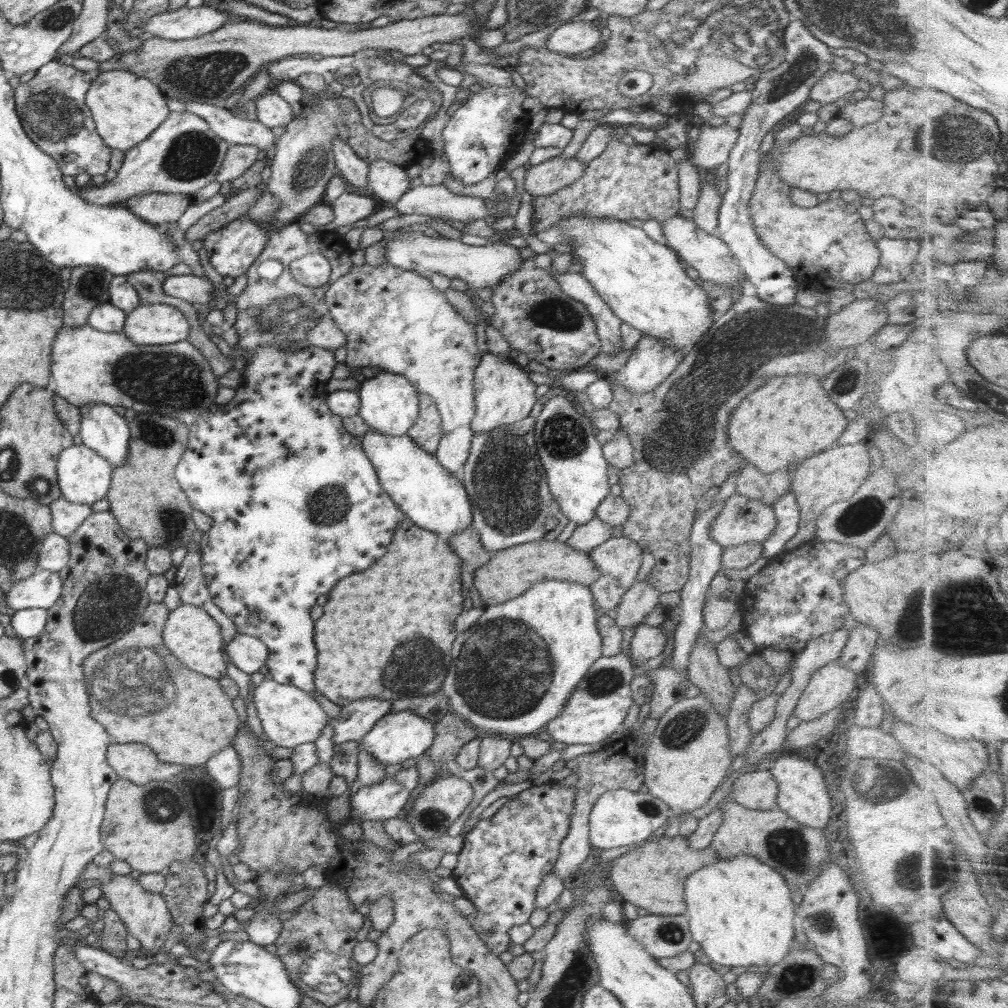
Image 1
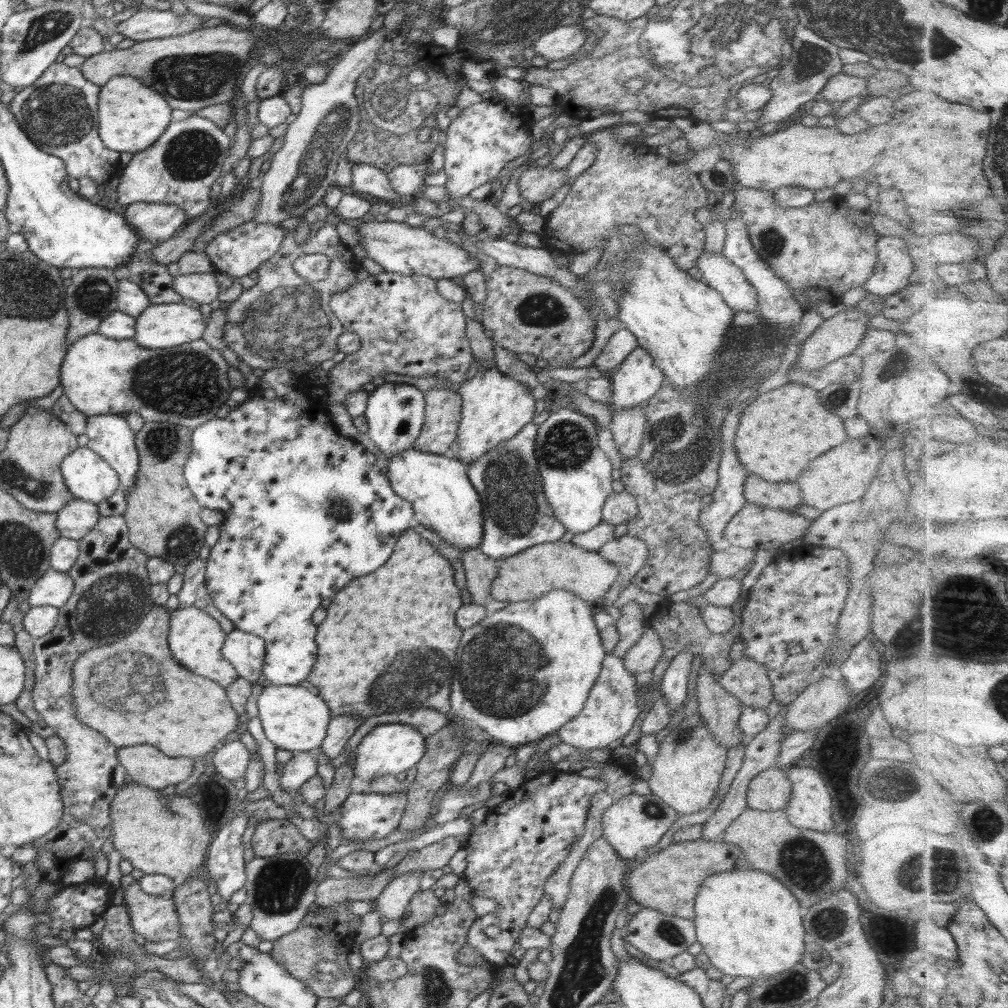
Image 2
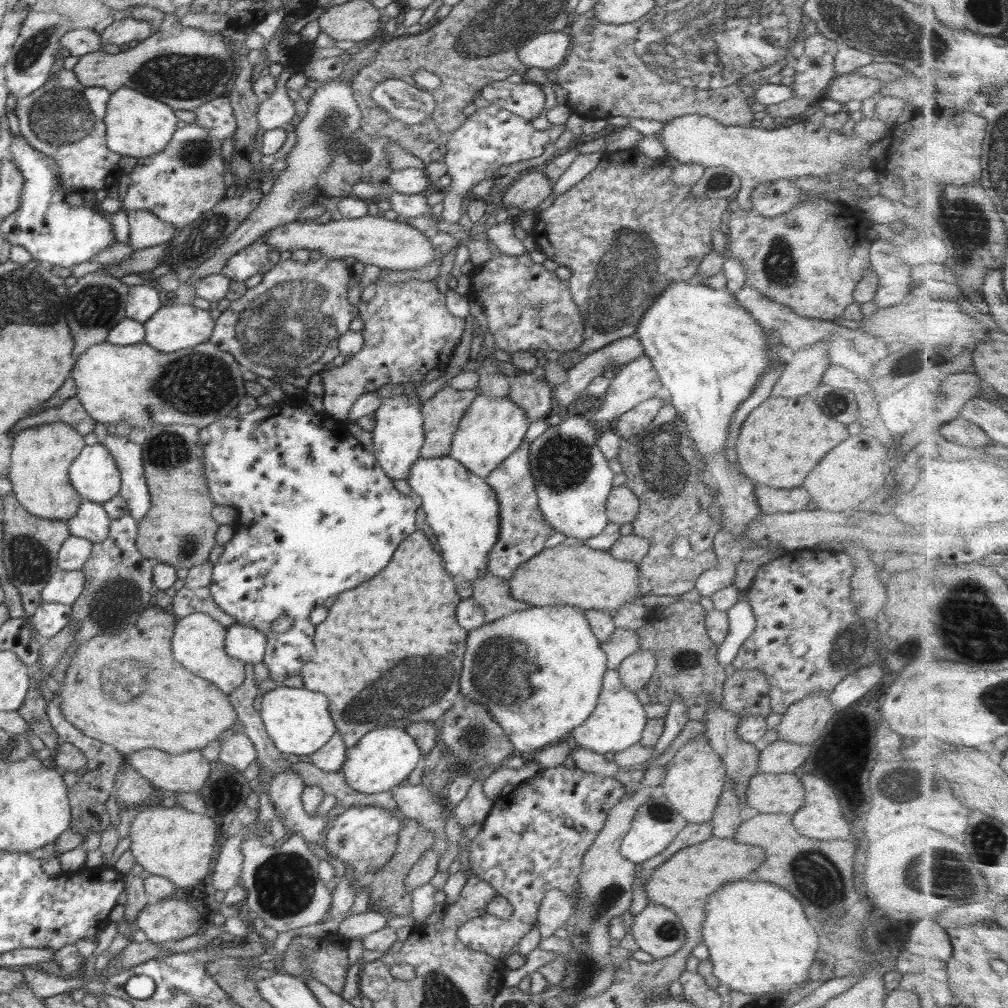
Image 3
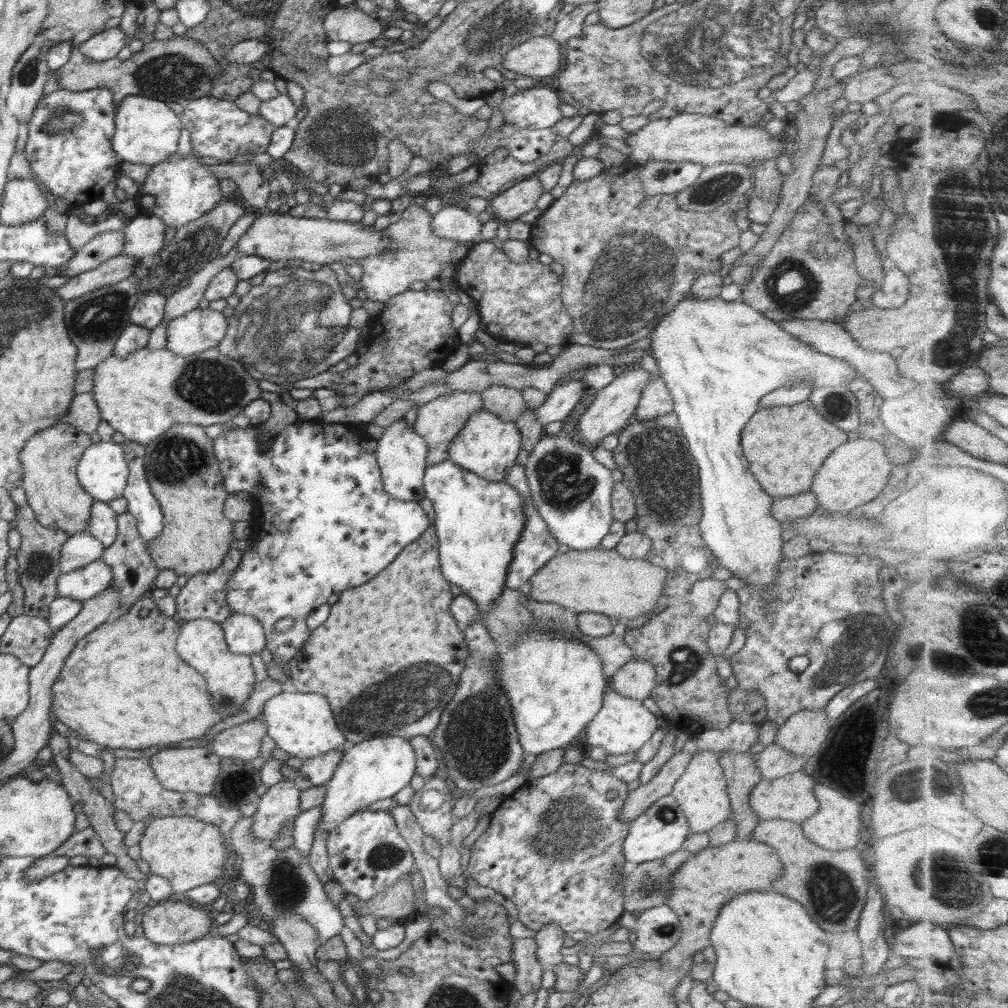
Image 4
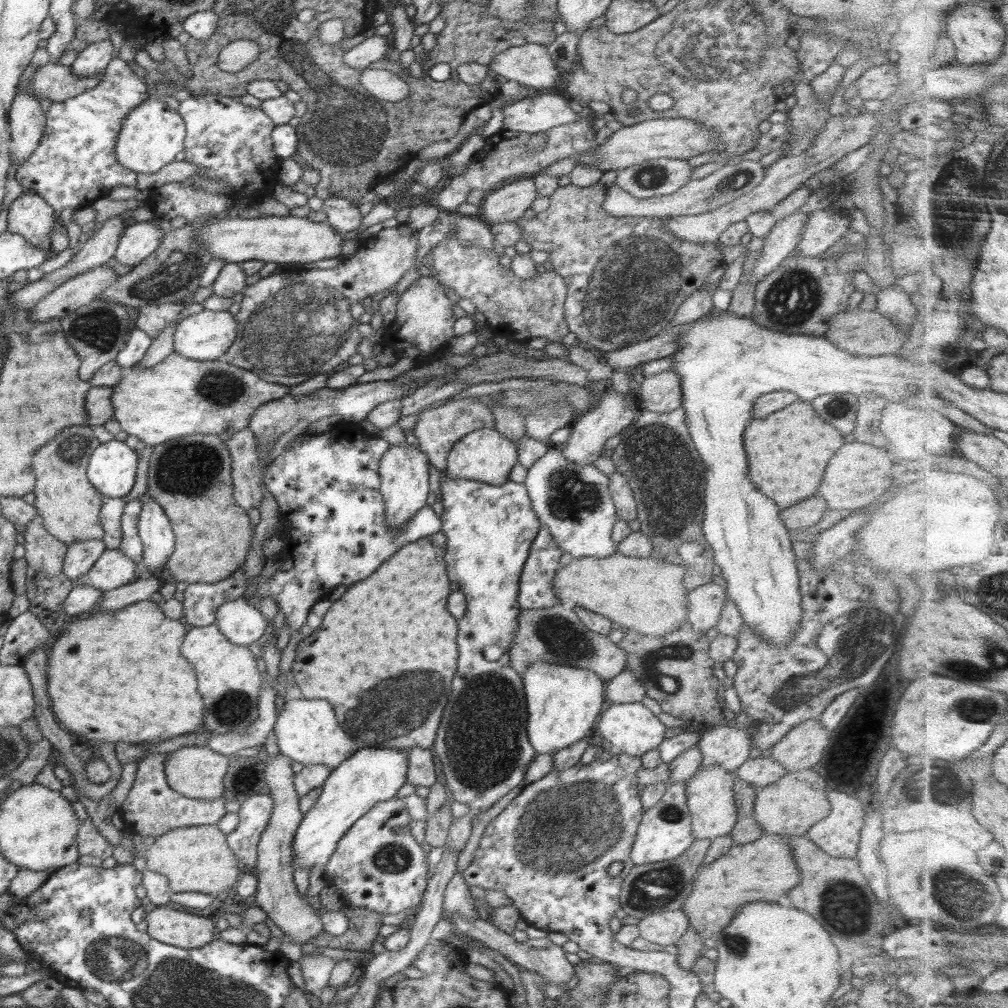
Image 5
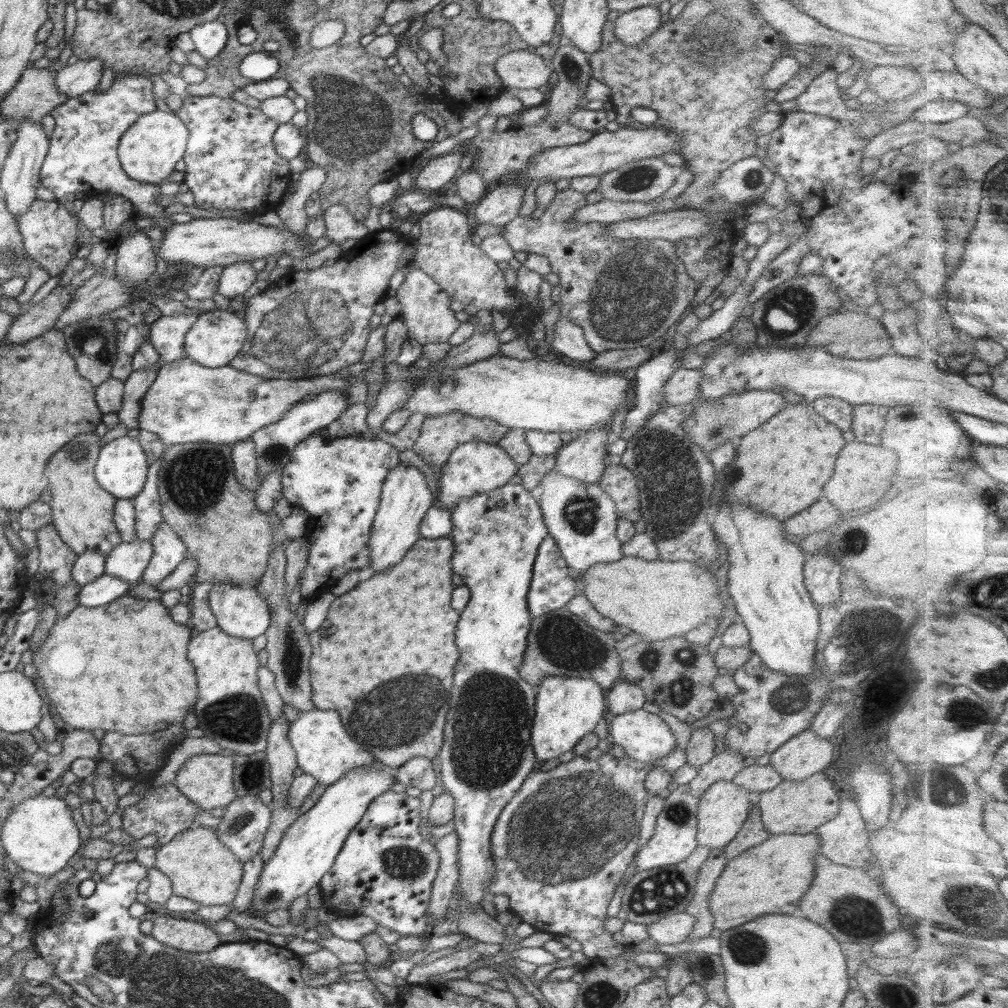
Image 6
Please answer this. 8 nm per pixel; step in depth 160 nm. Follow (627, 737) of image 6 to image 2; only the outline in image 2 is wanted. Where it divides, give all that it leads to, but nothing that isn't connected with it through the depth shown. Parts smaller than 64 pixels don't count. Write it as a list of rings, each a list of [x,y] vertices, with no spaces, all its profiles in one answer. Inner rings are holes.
[[[607,653],[604,657],[602,666],[580,714],[556,731],[555,734],[560,737],[562,743],[570,744],[581,750],[605,748],[618,738],[624,738],[634,726],[641,712],[638,707],[635,676],[626,668],[623,657],[617,657],[611,653]]]

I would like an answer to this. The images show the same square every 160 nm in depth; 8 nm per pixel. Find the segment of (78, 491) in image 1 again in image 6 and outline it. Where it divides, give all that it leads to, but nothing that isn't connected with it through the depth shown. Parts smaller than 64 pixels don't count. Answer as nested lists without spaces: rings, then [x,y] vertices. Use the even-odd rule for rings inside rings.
[[[125,435],[101,447],[95,464],[95,478],[106,493],[112,494],[117,499],[132,499],[142,492],[148,469],[146,454],[138,439]]]

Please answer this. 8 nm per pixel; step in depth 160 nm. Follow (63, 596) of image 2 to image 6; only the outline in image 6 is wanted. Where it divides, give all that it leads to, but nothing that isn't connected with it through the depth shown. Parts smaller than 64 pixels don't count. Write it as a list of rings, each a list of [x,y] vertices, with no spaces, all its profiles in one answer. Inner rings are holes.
[[[150,540],[121,543],[108,556],[105,556],[105,573],[137,584],[143,581],[143,570],[148,566],[154,554],[154,545]]]

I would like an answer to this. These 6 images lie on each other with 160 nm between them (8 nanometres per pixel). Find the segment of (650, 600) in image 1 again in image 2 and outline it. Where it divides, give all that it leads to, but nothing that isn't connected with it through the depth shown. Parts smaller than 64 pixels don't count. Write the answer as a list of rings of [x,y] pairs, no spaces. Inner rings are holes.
[[[635,601],[628,602],[620,608],[620,620],[615,622],[619,634],[618,644],[611,652],[612,655],[623,657],[629,648],[643,635],[645,618],[642,606]]]

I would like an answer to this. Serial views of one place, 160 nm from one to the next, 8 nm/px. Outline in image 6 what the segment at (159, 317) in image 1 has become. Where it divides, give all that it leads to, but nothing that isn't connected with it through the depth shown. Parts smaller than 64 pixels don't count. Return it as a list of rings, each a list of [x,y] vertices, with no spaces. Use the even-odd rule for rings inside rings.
[[[219,308],[211,309],[197,315],[184,339],[185,356],[208,368],[226,366],[240,352],[248,338],[245,320],[234,313]]]

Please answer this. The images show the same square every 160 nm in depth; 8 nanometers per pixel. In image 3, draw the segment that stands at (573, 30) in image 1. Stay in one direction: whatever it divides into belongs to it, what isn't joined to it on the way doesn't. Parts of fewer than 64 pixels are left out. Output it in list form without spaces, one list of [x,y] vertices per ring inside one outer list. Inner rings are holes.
[[[569,31],[539,33],[518,52],[518,60],[529,68],[553,71],[564,64],[571,48]]]

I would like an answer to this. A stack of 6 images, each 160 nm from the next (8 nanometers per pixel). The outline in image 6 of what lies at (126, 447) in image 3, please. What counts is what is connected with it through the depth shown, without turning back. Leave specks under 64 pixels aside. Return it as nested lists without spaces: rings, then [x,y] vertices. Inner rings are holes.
[[[165,521],[160,523],[151,538],[154,554],[143,570],[143,581],[155,587],[186,559],[186,545]]]

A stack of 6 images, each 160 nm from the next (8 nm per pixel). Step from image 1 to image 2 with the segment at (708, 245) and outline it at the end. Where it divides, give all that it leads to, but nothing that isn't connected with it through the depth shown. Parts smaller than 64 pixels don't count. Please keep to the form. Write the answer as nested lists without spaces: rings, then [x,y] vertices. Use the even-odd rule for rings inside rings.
[[[704,250],[698,257],[697,265],[702,273],[701,282],[720,293],[730,308],[734,311],[757,312],[759,302],[756,289],[723,253]]]

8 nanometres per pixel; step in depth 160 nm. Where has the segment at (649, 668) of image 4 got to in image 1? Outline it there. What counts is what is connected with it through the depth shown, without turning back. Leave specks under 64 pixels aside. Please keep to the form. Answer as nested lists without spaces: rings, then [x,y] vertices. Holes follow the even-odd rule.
[[[645,623],[635,627],[635,633],[630,643],[630,652],[635,663],[640,666],[650,658],[662,654],[667,638],[668,636],[660,627],[654,628]]]

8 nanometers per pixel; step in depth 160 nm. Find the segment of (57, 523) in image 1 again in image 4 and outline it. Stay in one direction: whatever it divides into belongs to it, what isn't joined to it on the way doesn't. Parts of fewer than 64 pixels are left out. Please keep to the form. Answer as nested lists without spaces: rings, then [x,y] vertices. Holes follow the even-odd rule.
[[[99,501],[92,504],[91,514],[87,532],[105,548],[110,548],[117,538],[118,515],[108,506],[108,503]]]

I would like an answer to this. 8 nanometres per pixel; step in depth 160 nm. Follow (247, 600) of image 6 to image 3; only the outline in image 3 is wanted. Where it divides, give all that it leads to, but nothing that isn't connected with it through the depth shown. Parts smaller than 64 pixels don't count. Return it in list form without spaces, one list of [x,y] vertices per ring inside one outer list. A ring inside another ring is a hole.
[[[234,623],[226,630],[225,651],[233,659],[255,665],[263,662],[266,641],[260,631]]]

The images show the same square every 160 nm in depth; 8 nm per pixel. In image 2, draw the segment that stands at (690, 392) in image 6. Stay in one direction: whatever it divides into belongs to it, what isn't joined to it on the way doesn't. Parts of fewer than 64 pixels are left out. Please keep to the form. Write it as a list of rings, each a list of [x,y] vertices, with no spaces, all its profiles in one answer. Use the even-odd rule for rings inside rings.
[[[639,407],[614,412],[609,429],[612,431],[616,448],[625,461],[640,452],[645,426],[645,414]]]

